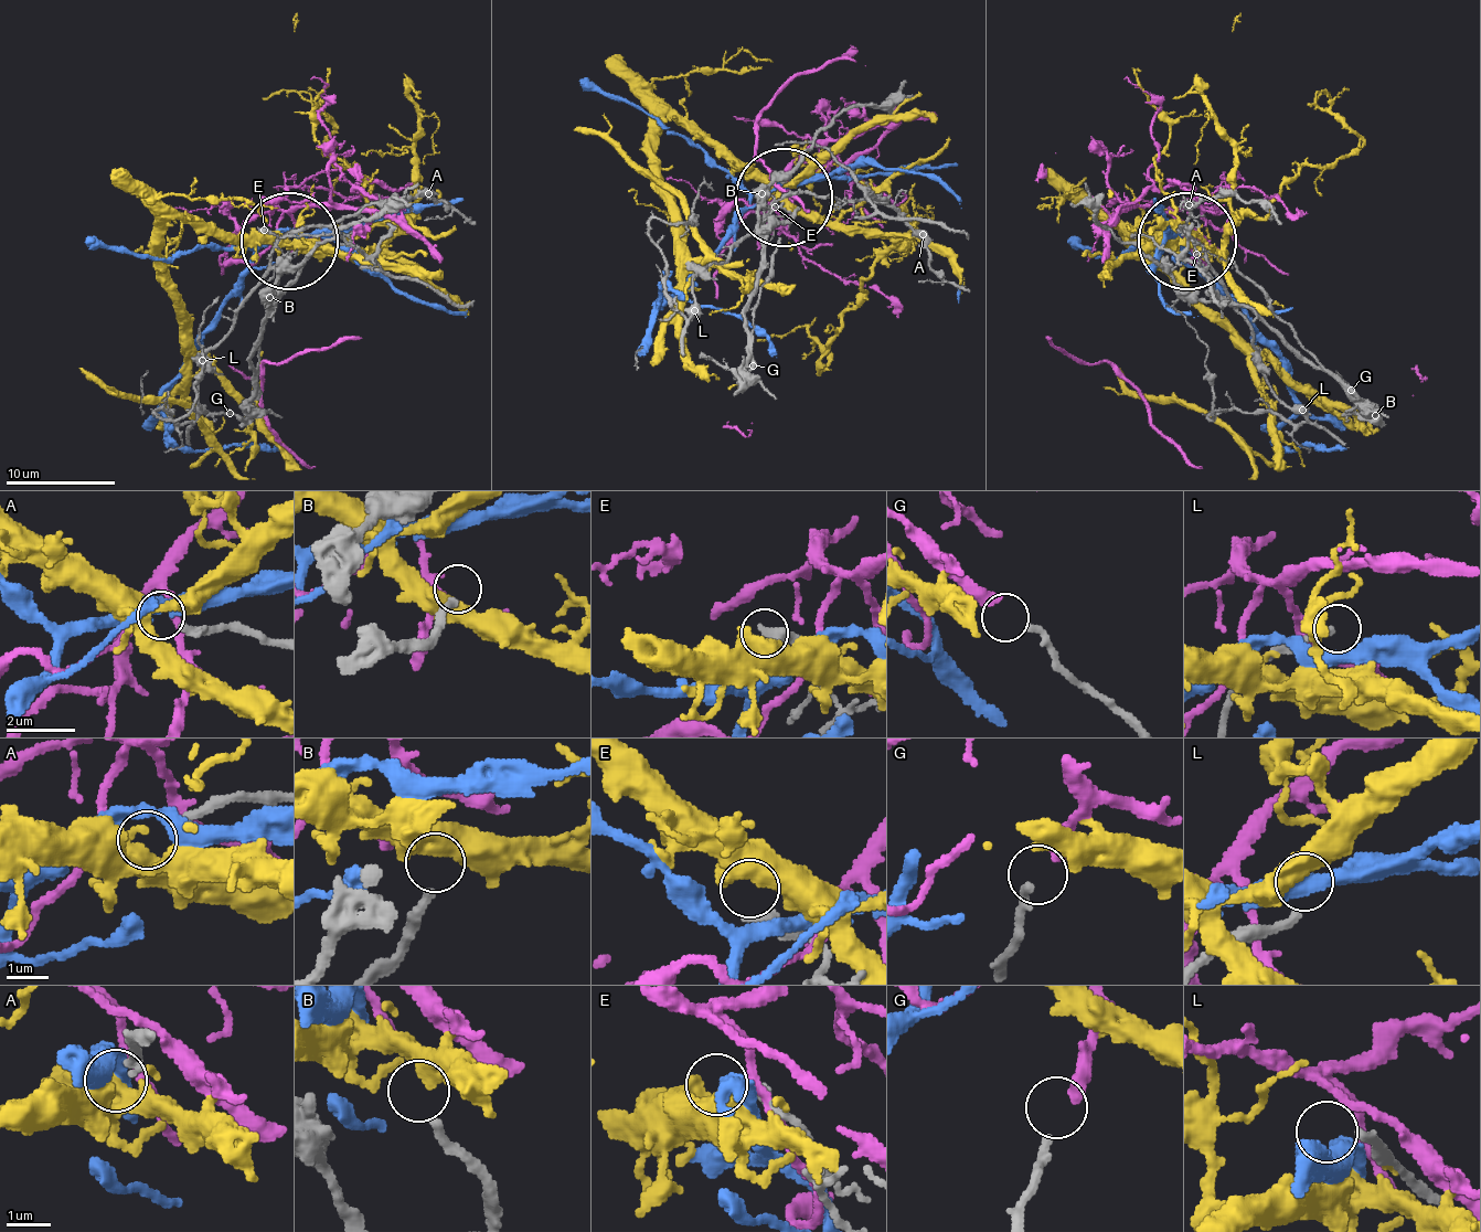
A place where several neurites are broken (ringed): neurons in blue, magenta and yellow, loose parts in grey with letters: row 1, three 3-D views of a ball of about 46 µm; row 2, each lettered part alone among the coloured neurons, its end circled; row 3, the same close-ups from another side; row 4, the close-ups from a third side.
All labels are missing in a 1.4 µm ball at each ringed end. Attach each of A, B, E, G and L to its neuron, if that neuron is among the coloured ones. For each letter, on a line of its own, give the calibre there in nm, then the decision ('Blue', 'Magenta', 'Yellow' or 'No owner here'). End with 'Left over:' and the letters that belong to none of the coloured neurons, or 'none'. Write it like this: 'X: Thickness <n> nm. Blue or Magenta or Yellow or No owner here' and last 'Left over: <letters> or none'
A: Thickness 200 nm. No owner here
B: Thickness 200 nm. No owner here
E: Thickness 360 nm. No owner here
G: Thickness 200 nm. Magenta
L: Thickness 200 nm. No owner here
Left over: A, B, E, L

